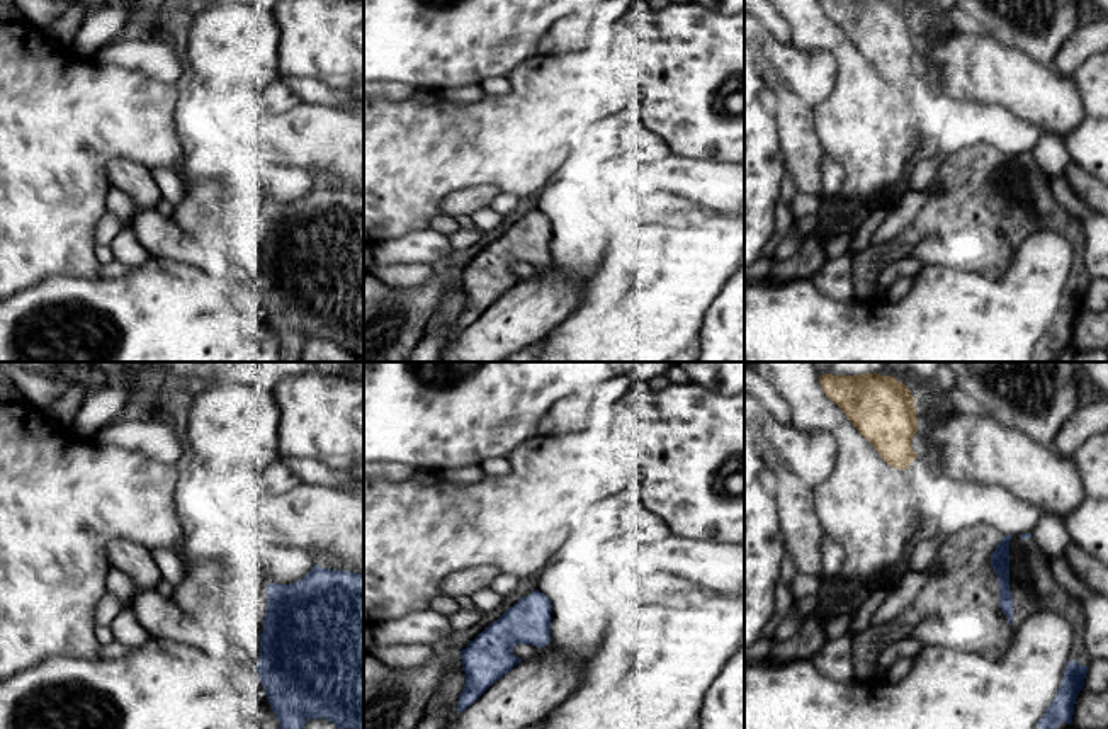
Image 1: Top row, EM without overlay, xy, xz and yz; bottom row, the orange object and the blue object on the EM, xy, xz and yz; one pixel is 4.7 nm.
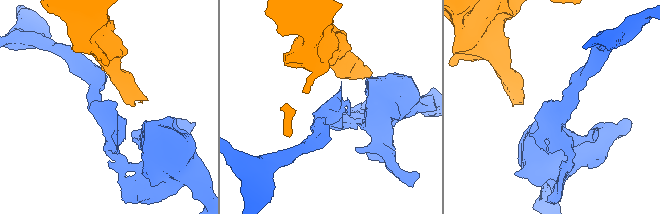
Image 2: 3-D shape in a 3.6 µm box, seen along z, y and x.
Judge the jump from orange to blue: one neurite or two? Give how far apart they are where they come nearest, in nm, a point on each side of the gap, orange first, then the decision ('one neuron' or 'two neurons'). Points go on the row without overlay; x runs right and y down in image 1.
550 nm | yz (908, 87), (1003, 155) | two neurons

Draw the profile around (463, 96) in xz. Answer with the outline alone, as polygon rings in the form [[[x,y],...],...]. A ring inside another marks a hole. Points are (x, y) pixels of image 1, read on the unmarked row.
[[[481,85],[445,88],[437,95],[437,99],[440,100],[459,104],[459,105],[474,104],[483,100],[484,97],[486,97],[486,90]]]

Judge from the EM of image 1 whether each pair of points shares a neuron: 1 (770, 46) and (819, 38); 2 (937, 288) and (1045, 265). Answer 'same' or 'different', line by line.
1: different
2: same

